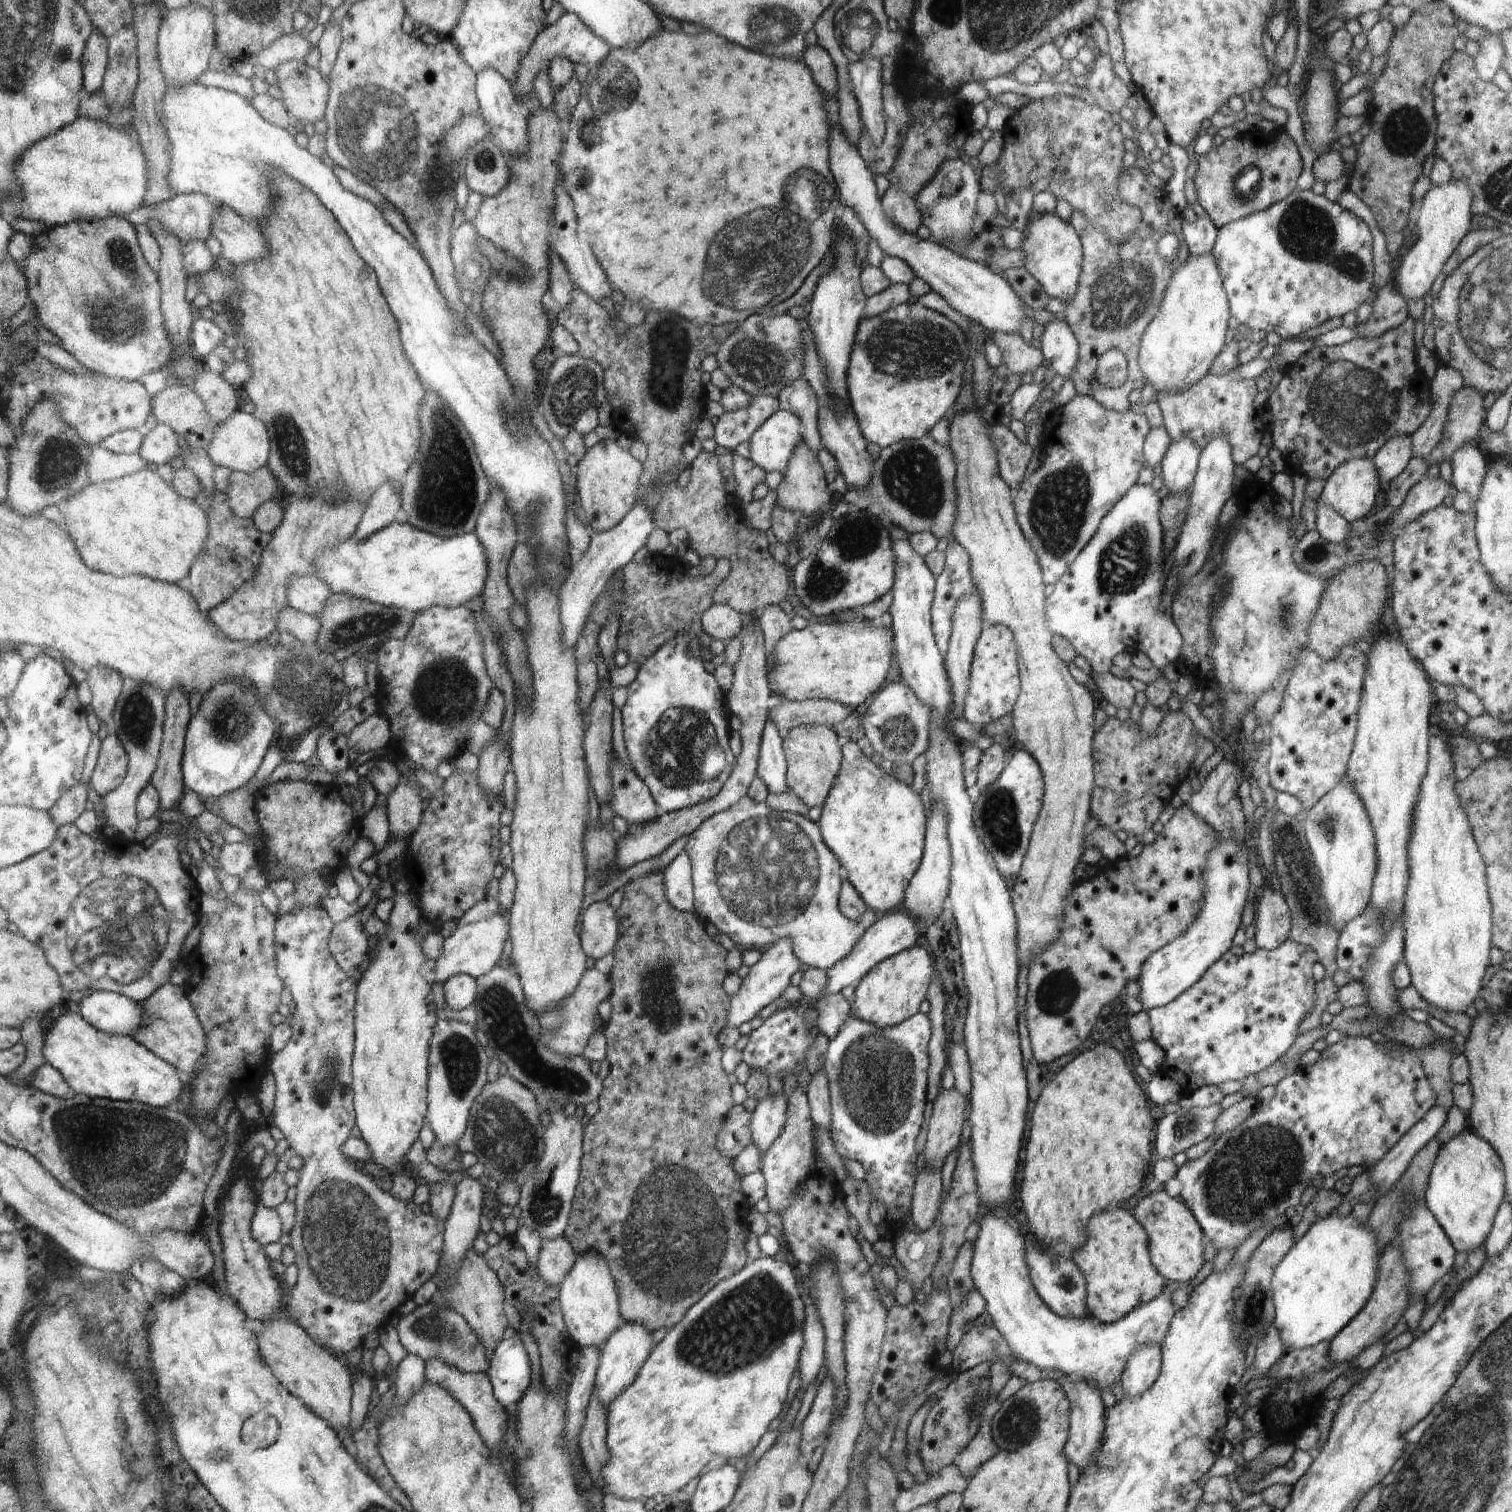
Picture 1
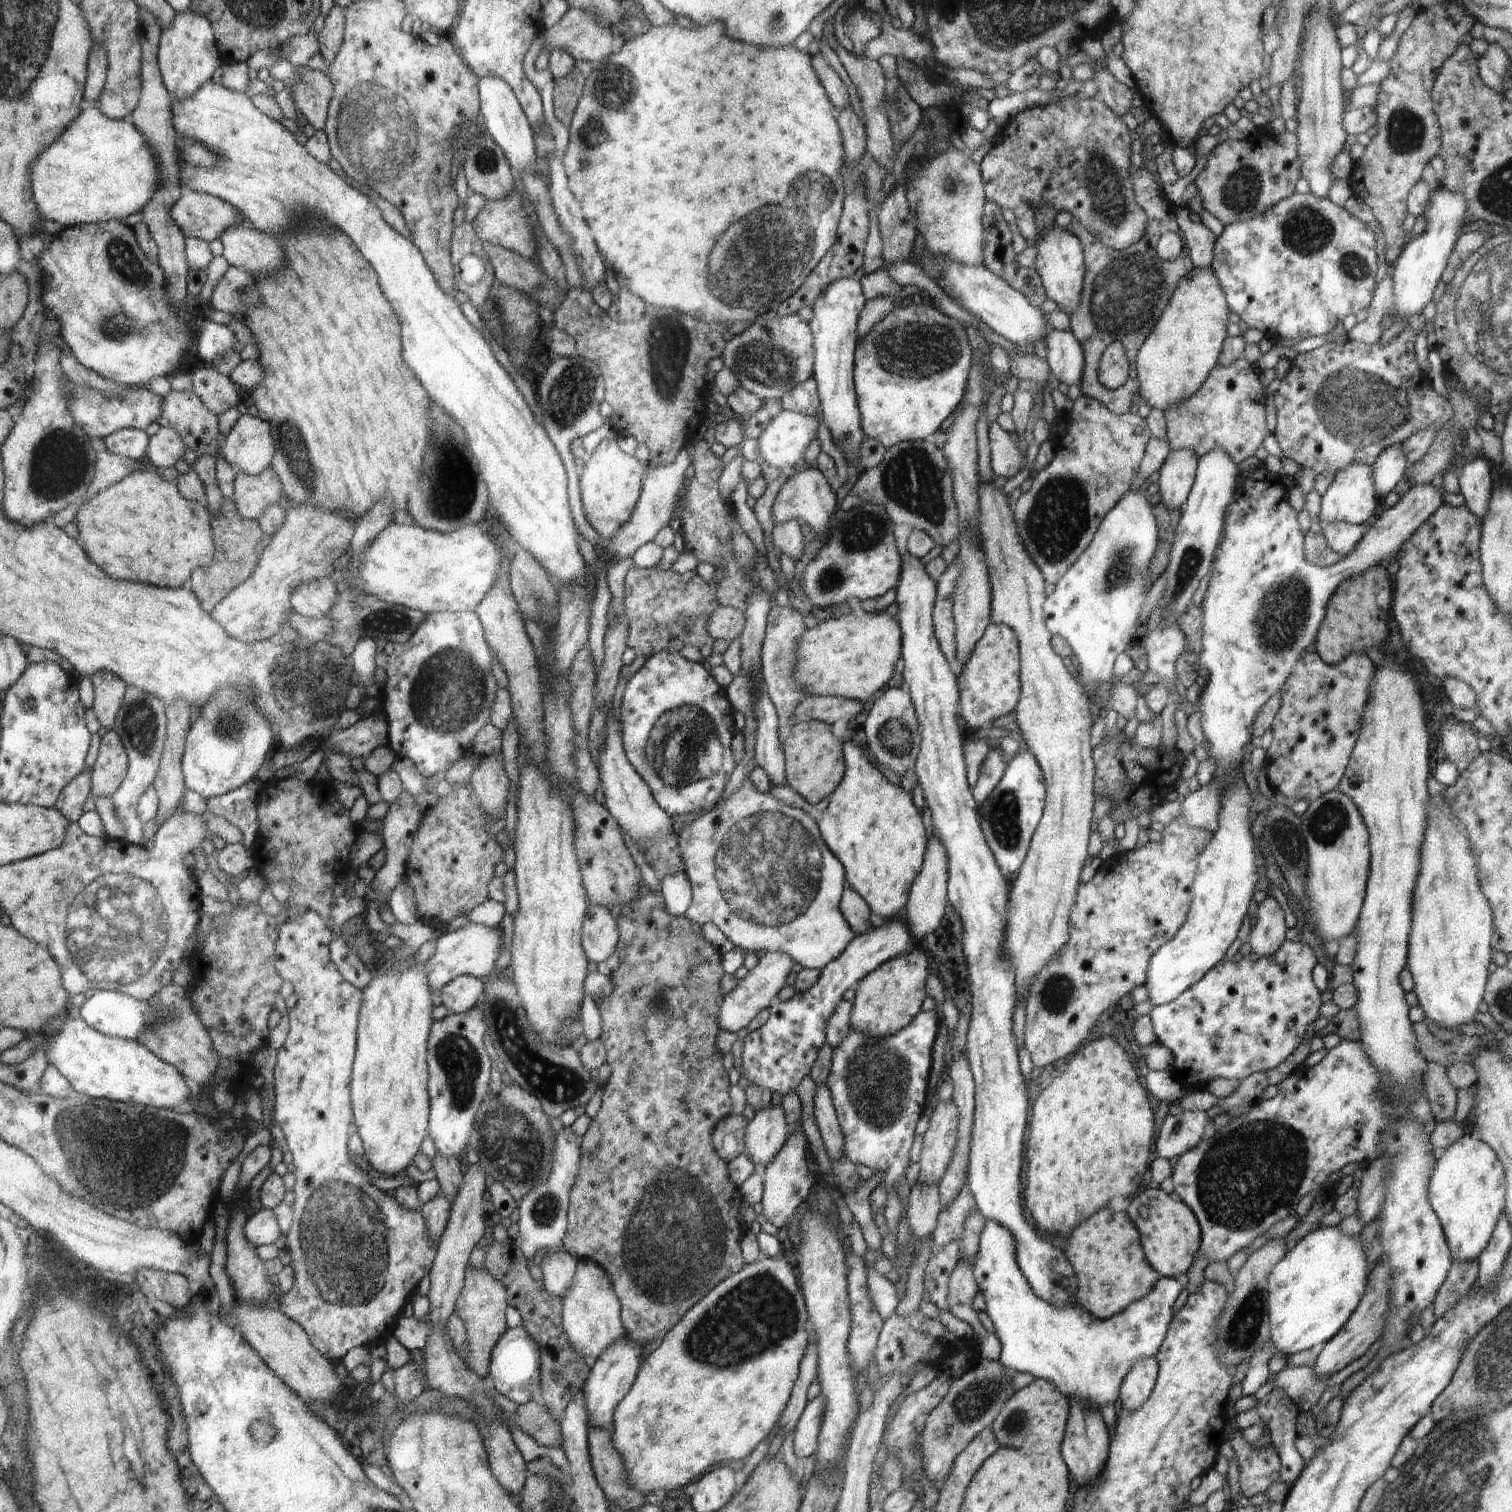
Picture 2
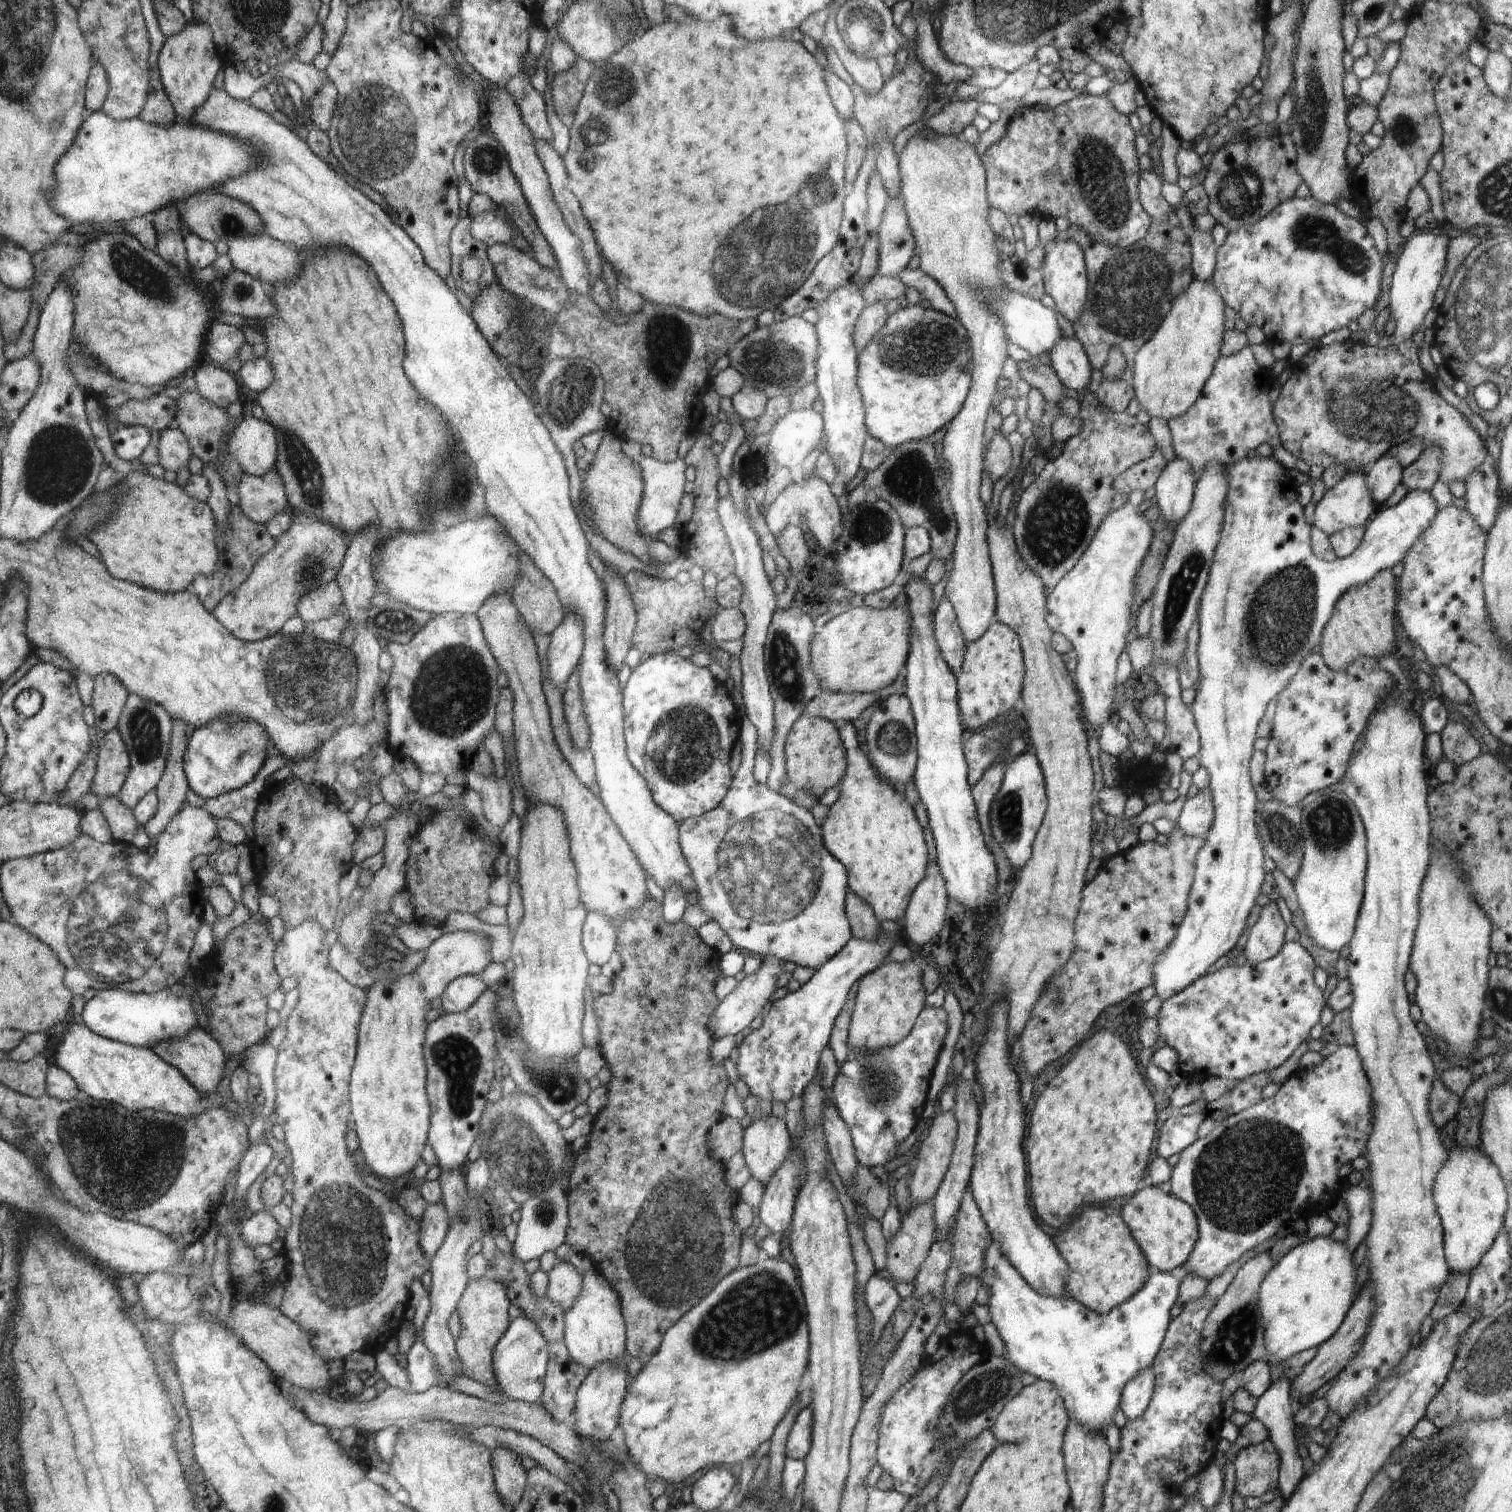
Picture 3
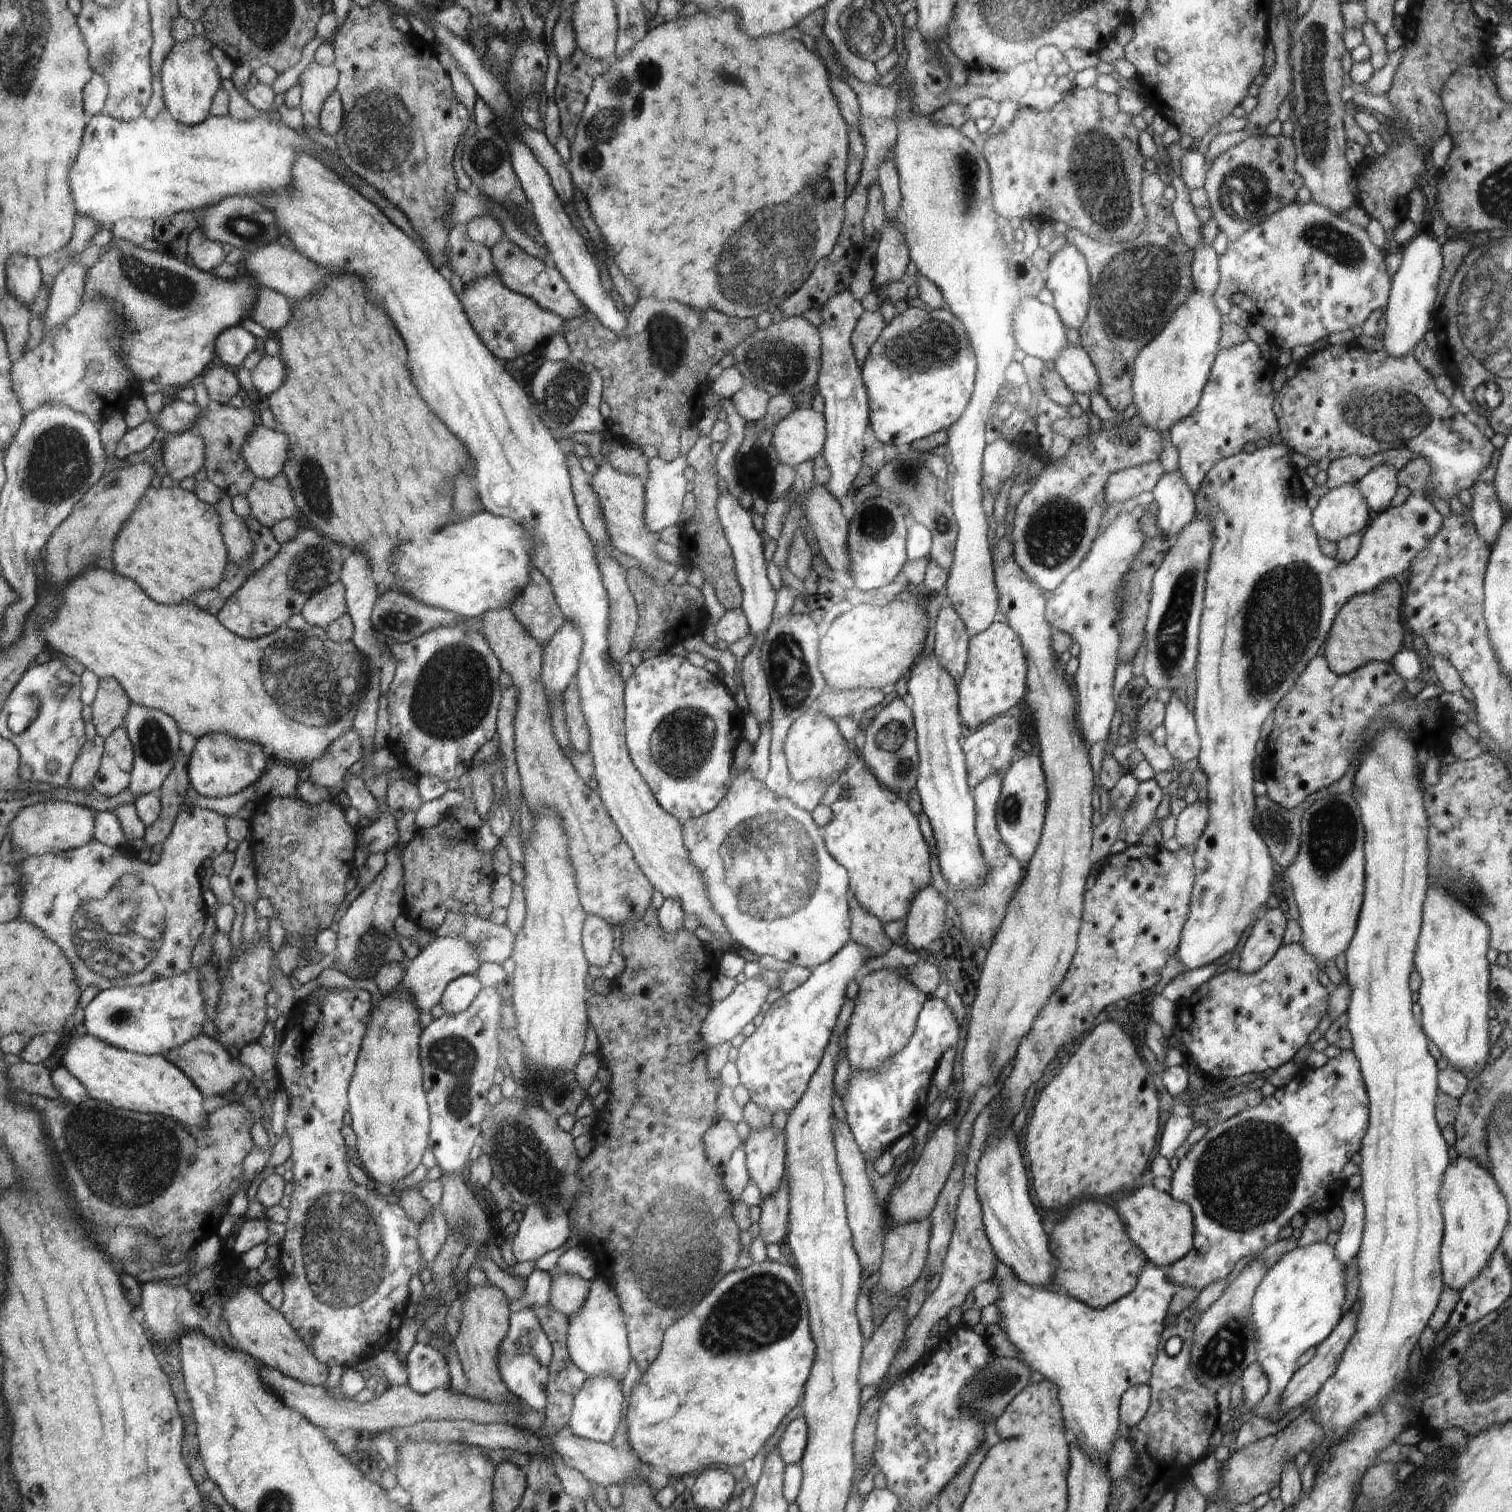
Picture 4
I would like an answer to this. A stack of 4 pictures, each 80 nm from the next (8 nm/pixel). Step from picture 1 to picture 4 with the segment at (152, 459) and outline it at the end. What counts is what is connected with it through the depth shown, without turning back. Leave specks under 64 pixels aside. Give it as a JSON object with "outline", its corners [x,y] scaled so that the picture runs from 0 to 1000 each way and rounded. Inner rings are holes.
{"outline":[[[124,284],[110,289],[108,304],[116,320],[124,315],[129,315],[134,308],[136,309],[136,296],[132,287]]]}

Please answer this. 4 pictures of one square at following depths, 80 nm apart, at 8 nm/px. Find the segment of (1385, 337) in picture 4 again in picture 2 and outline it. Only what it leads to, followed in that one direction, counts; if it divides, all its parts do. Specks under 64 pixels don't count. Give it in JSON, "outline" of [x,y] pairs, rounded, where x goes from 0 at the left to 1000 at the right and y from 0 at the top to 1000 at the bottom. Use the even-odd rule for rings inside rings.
{"outline":[[[952,123],[946,128],[946,132],[942,140],[944,149],[938,156],[932,156],[929,163],[919,177],[919,183],[921,185],[923,196],[923,205],[925,211],[931,212],[931,209],[939,208],[941,204],[947,198],[948,190],[952,187],[956,177],[959,167],[966,155],[970,138],[970,131],[968,129],[961,128]]]}

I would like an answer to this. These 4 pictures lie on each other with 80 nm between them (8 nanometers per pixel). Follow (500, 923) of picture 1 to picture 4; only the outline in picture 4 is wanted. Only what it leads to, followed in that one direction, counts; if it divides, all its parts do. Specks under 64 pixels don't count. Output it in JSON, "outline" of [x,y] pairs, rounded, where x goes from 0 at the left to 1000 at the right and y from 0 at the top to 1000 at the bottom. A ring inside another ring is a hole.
{"outline":[[[307,618],[288,619],[285,624],[278,628],[276,632],[269,636],[269,644],[263,653],[265,655],[271,655],[276,665],[280,667],[280,669],[284,669],[287,664],[291,663],[297,650],[304,646],[315,644],[319,636],[317,626]]]}

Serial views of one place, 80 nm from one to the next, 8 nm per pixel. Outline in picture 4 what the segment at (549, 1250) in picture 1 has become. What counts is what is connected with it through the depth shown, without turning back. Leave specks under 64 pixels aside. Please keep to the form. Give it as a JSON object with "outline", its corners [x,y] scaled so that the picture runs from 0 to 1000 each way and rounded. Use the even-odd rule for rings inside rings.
{"outline":[[[374,841],[364,844],[364,862],[376,871],[388,858],[390,848],[384,843]]]}

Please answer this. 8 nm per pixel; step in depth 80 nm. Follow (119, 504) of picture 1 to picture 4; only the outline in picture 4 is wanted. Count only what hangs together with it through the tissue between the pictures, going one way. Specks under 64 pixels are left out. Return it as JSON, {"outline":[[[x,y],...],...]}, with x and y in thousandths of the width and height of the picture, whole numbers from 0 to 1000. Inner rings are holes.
{"outline":[[[118,320],[102,321],[81,349],[75,362],[75,376],[91,384],[106,399],[125,399],[131,396],[132,391],[138,391],[148,383],[151,366],[147,358],[142,334]]]}

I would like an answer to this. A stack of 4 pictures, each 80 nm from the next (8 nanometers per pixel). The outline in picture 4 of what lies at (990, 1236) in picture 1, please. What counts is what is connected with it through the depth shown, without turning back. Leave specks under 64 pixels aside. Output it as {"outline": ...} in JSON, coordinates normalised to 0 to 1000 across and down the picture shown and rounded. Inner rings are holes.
{"outline":[[[659,832],[659,846],[657,848],[661,851],[661,858],[658,861],[661,870],[661,876],[666,882],[667,886],[668,886],[668,888],[672,891],[672,898],[677,900],[683,907],[688,907],[688,909],[690,909],[691,913],[696,913],[696,915],[699,916],[701,921],[702,933],[704,935],[704,944],[706,948],[708,956],[710,957],[716,957],[722,964],[733,966],[735,962],[735,961],[734,961],[734,956],[735,956],[735,954],[737,954],[737,951],[738,951],[738,946],[739,946],[739,927],[741,927],[741,923],[743,923],[744,921],[746,920],[747,917],[759,914],[761,909],[761,905],[763,904],[765,896],[767,883],[770,880],[769,876],[771,874],[773,873],[771,870],[771,868],[772,868],[772,864],[774,864],[774,861],[775,861],[775,857],[776,857],[779,852],[778,852],[777,849],[772,845],[771,839],[759,835],[759,837],[753,843],[750,854],[747,854],[747,856],[743,856],[741,859],[733,862],[731,865],[724,866],[717,862],[716,860],[712,860],[710,858],[708,858],[705,856],[705,854],[701,854],[700,853],[696,852],[696,853],[692,853],[691,852],[679,849],[673,845],[671,847],[671,845],[669,845],[670,842],[670,839],[669,839],[667,837],[664,836]]]}

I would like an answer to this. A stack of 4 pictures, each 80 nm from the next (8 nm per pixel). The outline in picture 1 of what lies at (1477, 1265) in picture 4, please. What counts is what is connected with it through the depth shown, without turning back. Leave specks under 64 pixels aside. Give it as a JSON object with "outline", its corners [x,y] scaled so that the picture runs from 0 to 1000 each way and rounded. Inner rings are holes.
{"outline":[[[968,747],[952,759],[943,785],[942,798],[947,801],[964,828],[981,824],[995,793],[994,770],[983,754]]]}

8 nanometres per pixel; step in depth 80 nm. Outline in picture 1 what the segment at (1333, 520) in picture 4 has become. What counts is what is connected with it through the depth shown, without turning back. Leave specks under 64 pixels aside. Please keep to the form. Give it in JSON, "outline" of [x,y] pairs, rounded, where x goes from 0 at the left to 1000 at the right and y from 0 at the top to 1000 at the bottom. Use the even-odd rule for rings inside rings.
{"outline":[[[897,302],[886,306],[882,312],[876,317],[874,327],[876,333],[879,333],[889,344],[892,346],[900,343],[910,337],[910,327],[914,322],[912,313],[906,302]]]}

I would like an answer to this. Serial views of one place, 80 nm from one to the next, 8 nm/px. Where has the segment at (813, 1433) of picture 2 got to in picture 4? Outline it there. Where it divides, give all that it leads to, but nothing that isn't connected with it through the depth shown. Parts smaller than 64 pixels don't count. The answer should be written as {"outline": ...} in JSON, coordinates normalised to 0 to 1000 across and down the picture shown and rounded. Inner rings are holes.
{"outline":[[[532,936],[524,939],[515,952],[515,961],[520,969],[529,967],[534,954],[534,944]]]}

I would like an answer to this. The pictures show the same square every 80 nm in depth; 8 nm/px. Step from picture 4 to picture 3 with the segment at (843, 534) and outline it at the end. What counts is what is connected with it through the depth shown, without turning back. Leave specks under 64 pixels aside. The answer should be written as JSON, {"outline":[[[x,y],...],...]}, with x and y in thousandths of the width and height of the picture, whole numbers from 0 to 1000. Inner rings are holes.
{"outline":[[[538,313],[531,321],[525,319],[519,323],[505,339],[505,345],[512,355],[515,356],[515,353],[520,349],[522,336],[526,336],[526,337],[529,337],[530,341],[533,341],[532,344],[534,347],[536,353],[538,353],[540,360],[548,366],[550,364],[552,357],[554,356],[555,350],[558,347],[557,337],[554,335],[550,321]]]}

